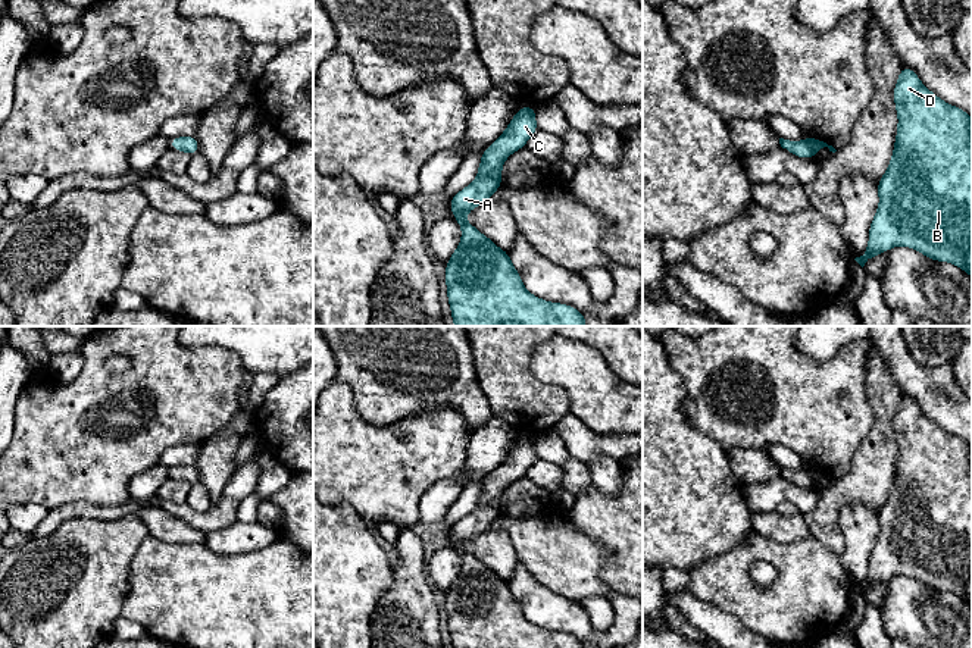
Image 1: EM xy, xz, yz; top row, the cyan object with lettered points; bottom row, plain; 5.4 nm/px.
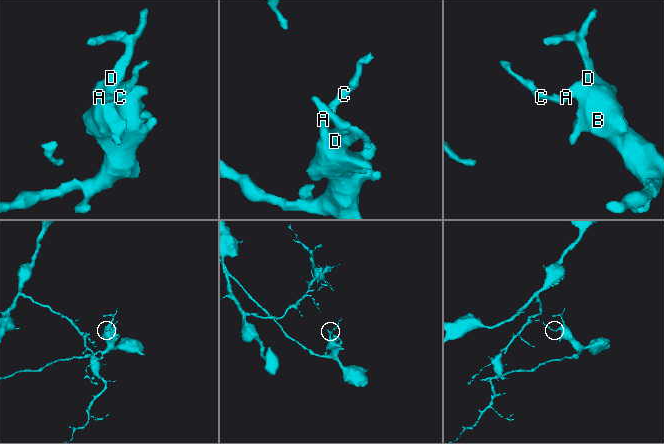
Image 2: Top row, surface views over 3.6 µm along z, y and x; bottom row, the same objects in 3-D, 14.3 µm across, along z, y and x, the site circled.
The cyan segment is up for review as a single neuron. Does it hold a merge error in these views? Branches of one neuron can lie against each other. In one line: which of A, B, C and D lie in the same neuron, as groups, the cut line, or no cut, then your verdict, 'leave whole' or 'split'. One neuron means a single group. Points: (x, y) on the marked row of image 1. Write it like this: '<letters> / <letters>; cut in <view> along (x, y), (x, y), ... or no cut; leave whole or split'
A B C D; no cut; leave whole

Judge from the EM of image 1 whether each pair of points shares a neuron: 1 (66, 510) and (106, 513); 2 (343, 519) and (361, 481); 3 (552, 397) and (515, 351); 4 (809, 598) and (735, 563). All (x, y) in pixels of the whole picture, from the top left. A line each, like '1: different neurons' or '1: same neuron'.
1: same neuron
2: different neurons
3: same neuron
4: same neuron

